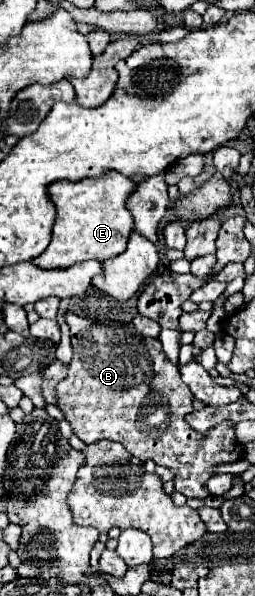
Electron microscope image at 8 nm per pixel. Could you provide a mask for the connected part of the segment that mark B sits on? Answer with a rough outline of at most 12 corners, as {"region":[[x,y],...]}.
{"region":[[71,311],[57,405],[87,445],[119,441],[207,497],[235,423],[185,423],[159,339]]}

